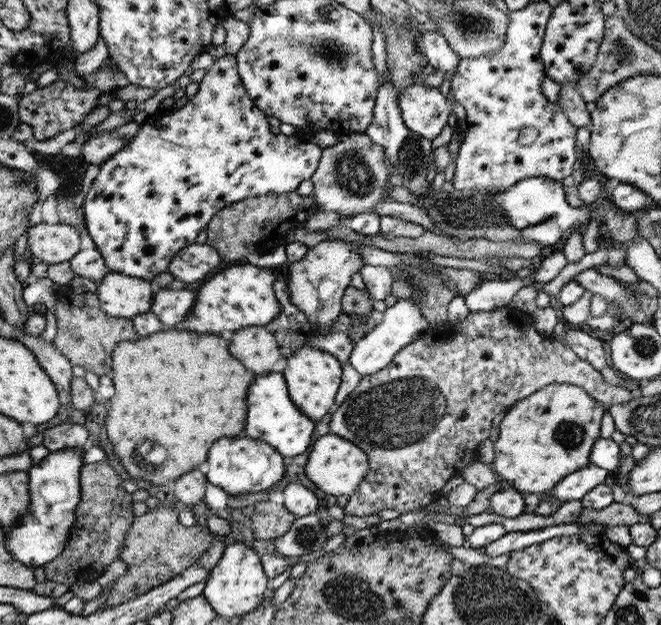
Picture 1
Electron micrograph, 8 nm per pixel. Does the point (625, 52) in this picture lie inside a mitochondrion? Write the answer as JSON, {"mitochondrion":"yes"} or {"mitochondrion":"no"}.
{"mitochondrion":"yes"}

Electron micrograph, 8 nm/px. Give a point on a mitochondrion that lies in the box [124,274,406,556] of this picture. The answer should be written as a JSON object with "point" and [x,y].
{"point":[144,446]}

